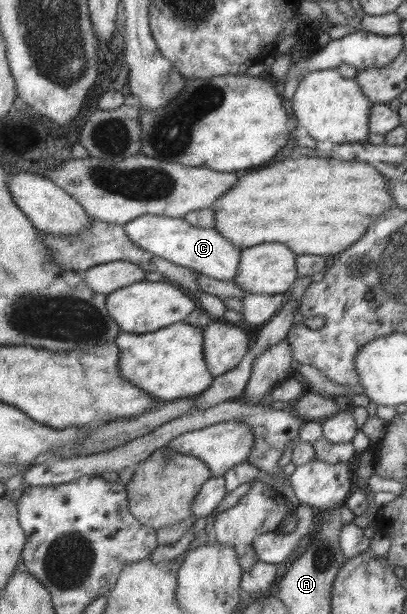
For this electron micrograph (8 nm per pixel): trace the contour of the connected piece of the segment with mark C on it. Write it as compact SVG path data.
M152 214L135 217L123 226L130 241L140 249L208 277L235 283L235 273L242 249L234 247L229 239L220 235L214 228L194 227L182 218Z

